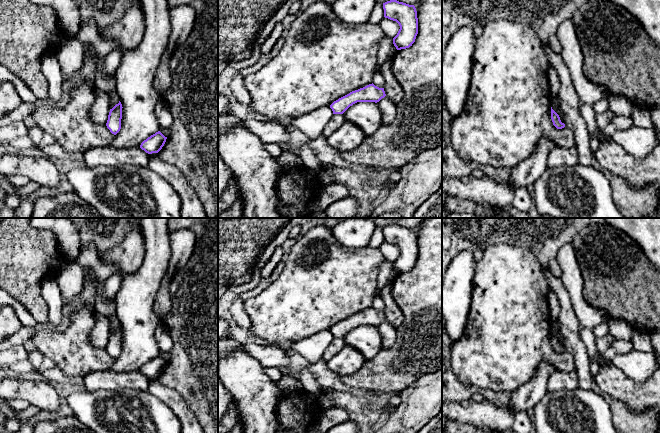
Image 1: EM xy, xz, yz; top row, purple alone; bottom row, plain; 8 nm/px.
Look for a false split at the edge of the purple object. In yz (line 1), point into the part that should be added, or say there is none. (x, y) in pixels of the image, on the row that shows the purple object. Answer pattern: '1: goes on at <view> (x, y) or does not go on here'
1: does not go on here

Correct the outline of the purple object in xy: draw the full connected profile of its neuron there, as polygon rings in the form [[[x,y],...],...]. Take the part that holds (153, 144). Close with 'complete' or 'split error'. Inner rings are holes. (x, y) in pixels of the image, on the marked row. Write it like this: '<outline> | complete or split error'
[[[160,131],[148,137],[144,140],[140,148],[148,154],[158,153],[166,142],[167,137],[165,137]]] | complete

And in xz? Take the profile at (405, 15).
[[[397,0],[383,3],[384,17],[396,21],[400,29],[393,38],[397,50],[412,46],[418,34],[418,18],[414,5],[409,5]]] | complete

